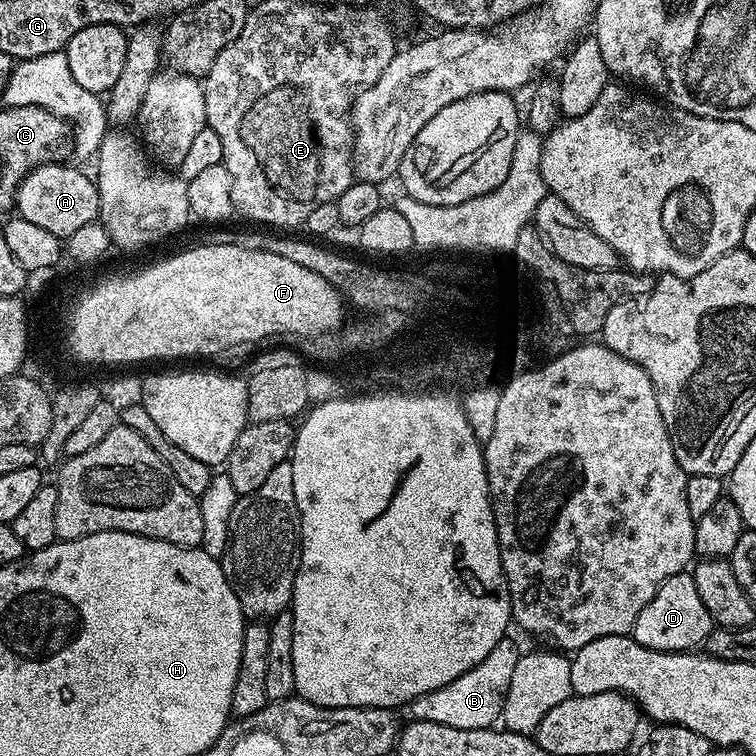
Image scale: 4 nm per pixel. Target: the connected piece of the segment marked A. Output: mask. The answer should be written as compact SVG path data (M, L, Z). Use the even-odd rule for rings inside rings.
M53 162L31 169L17 188L14 201L17 213L24 220L66 240L81 226L93 223L100 215L95 179L72 166Z

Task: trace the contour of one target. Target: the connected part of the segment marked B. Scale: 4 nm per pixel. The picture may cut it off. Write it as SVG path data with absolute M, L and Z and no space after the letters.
M511 638L499 640L494 650L490 650L490 654L486 654L486 658L482 658L474 670L466 670L462 678L454 678L454 682L446 682L446 686L438 686L438 690L430 690L413 700L410 705L411 719L442 722L442 726L454 726L458 730L493 727L501 719L503 702L510 689L510 678L521 655L521 649L516 649Z

